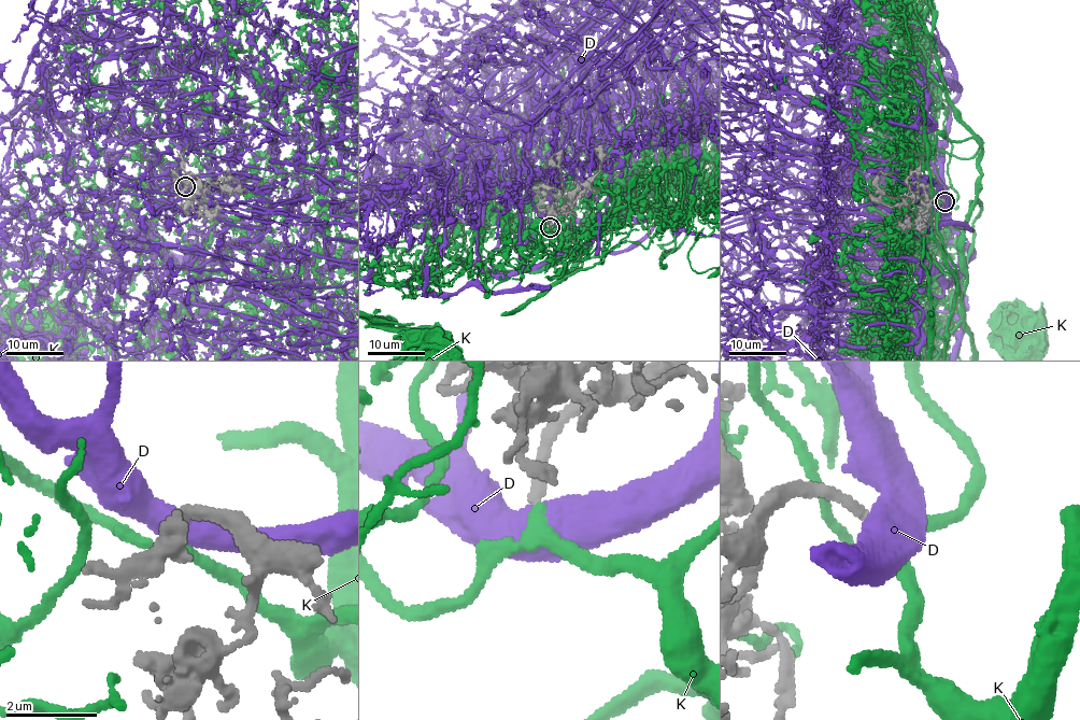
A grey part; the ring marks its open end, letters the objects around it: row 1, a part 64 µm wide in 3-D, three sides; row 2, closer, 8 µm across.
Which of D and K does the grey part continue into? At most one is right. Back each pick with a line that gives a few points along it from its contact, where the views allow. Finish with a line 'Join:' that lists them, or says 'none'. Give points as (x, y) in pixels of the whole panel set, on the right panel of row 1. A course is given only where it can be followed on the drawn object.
Join: K

